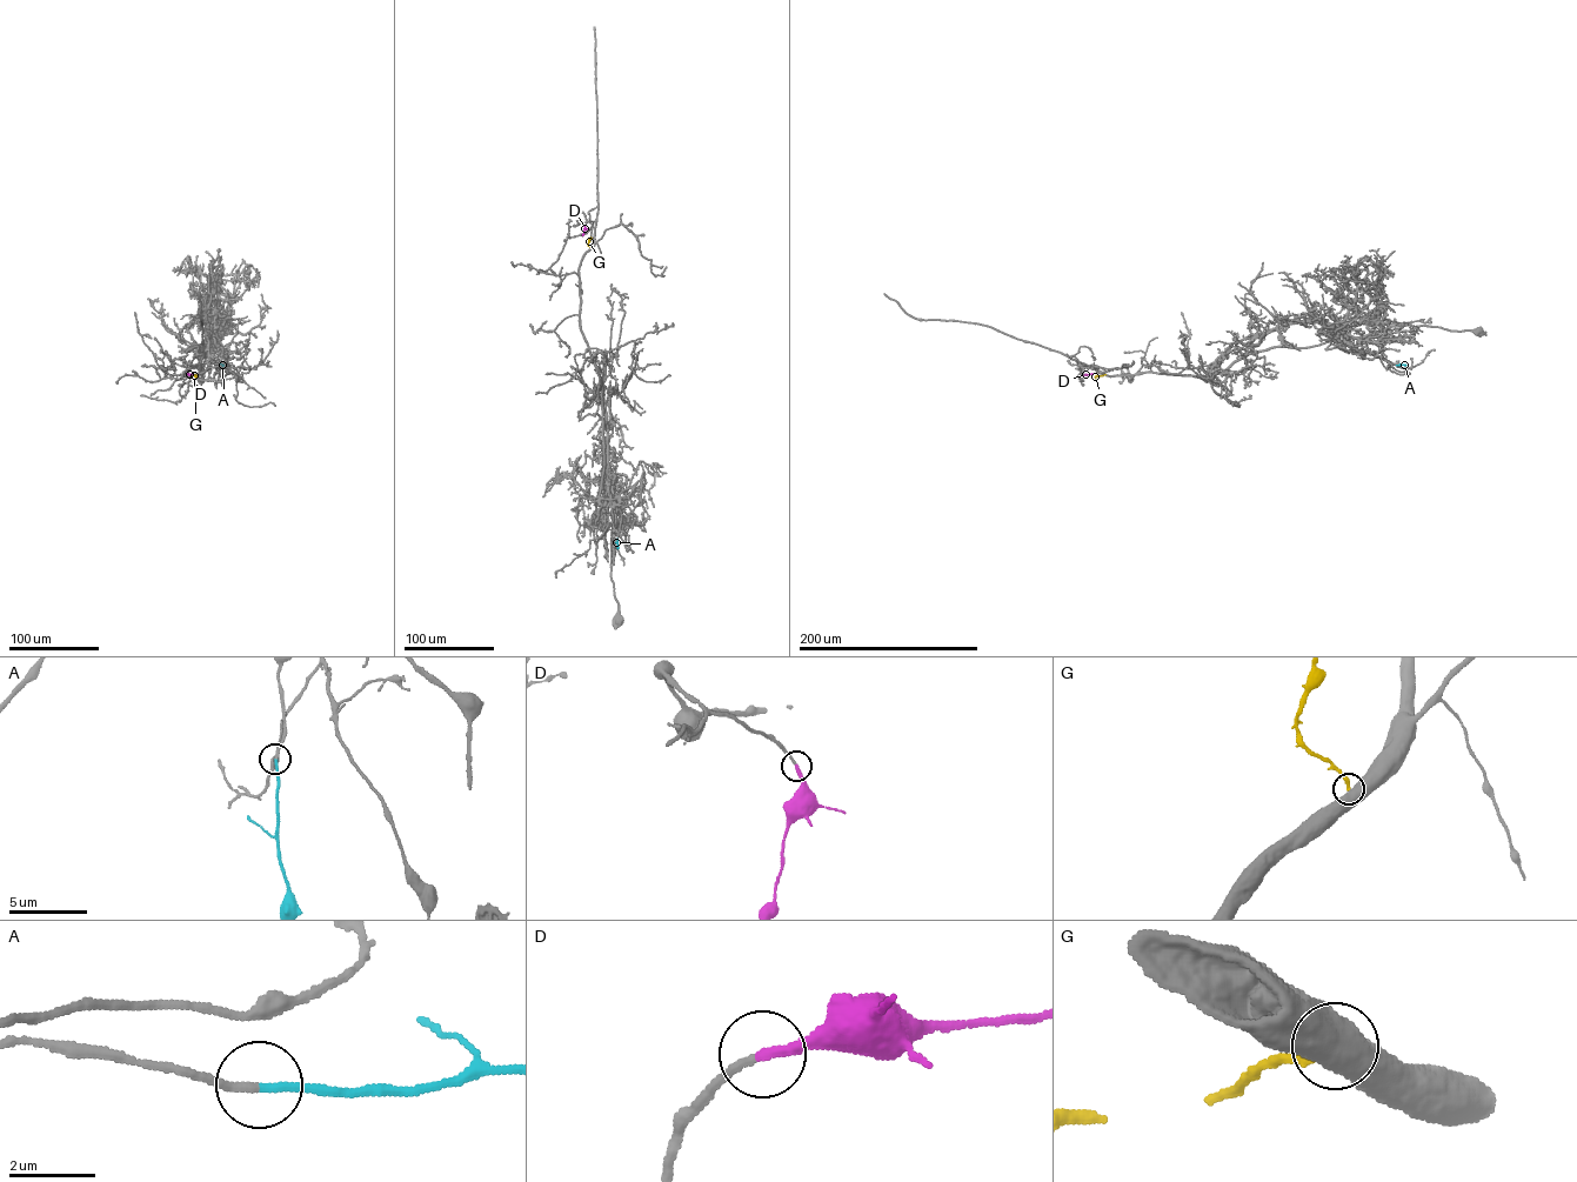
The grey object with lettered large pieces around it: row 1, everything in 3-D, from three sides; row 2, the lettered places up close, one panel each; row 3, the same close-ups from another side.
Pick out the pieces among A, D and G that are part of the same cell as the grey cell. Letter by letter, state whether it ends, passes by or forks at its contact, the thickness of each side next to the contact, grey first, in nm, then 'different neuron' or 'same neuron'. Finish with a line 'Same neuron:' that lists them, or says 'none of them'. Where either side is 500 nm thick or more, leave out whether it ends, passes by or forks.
A: it ends; calibres 200 and 170 nm; same neuron
D: it ends; calibres 160 and 240 nm; same neuron
G: calibres 750 and 240 nm; different neuron
Same neuron: A, D

